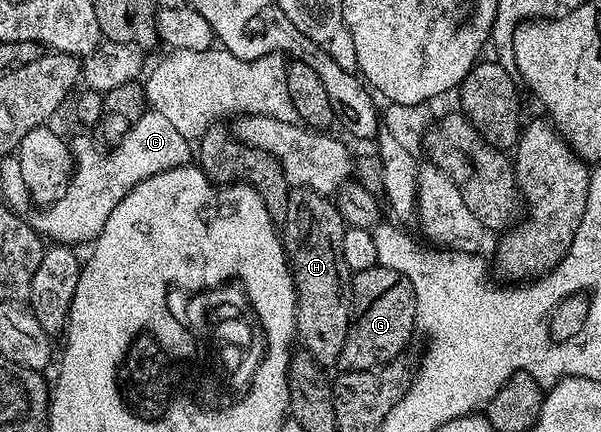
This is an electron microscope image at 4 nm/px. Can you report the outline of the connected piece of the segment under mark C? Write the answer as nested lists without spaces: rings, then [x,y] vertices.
[[[145,109],[141,118],[136,121],[131,130],[121,139],[121,142],[113,145],[108,153],[98,149],[99,143],[89,137],[89,133],[81,132],[75,139],[72,138],[70,147],[73,157],[73,174],[68,181],[66,194],[54,203],[43,209],[44,217],[36,222],[39,231],[51,237],[55,243],[65,243],[69,246],[91,243],[105,226],[110,214],[114,212],[114,206],[118,204],[138,184],[154,174],[162,173],[166,169],[180,168],[184,164],[191,163],[194,156],[194,148],[191,141],[184,139],[182,134],[168,121],[167,117],[152,109]]]

